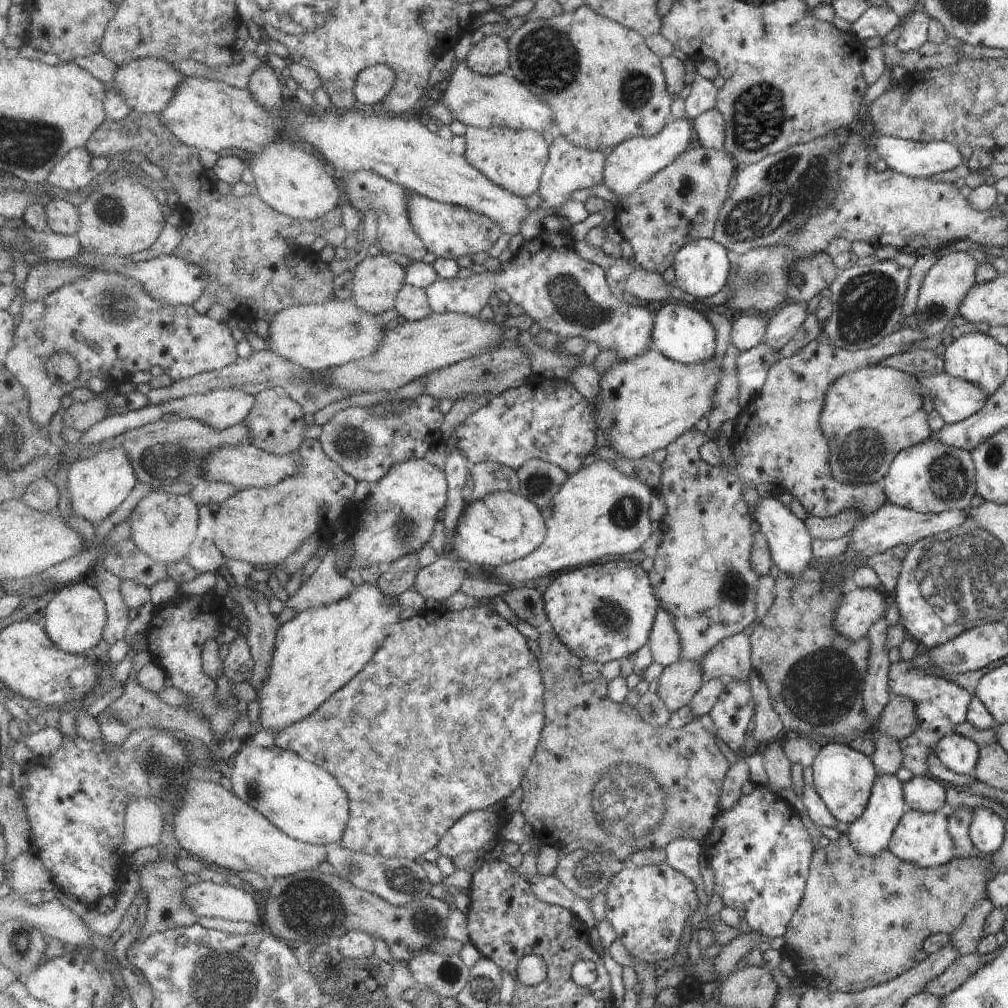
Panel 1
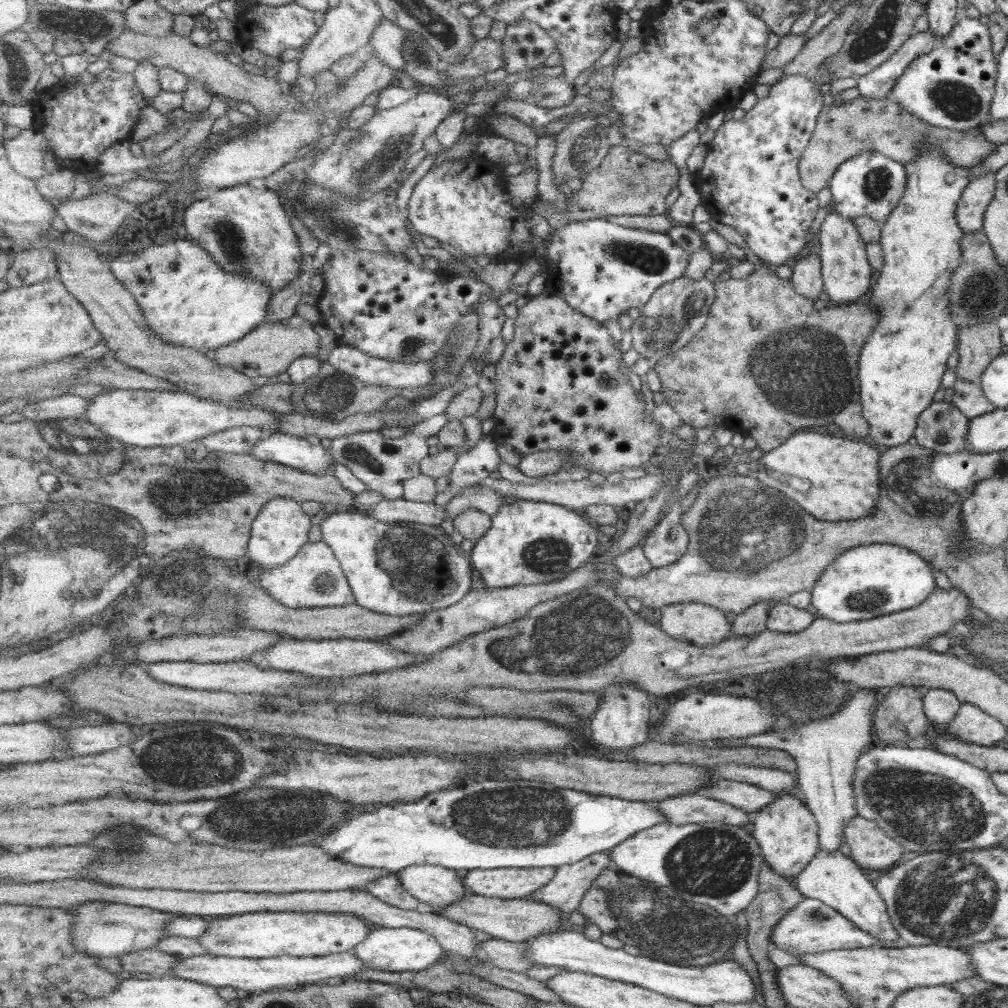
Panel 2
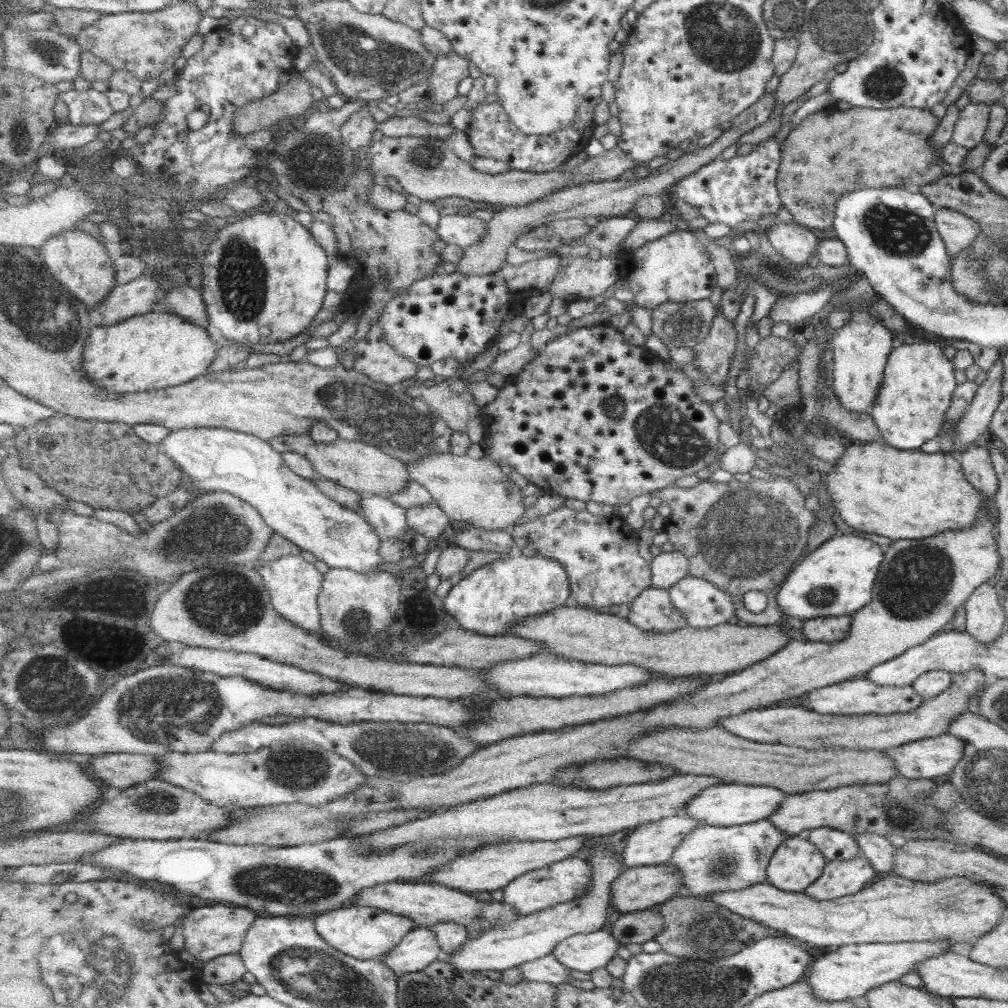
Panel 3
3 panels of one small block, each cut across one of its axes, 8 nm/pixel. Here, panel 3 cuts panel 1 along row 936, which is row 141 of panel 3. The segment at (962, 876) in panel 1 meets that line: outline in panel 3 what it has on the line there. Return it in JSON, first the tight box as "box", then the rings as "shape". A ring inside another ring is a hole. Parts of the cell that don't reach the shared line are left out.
{"box":[777,107,948,232],"shape":[[[852,107],[846,111],[822,109],[820,112],[806,115],[796,127],[794,127],[788,137],[783,141],[782,158],[779,166],[779,174],[777,181],[777,189],[781,203],[786,207],[793,216],[793,220],[800,225],[804,225],[808,229],[819,229],[823,232],[829,232],[833,226],[833,218],[835,215],[835,206],[837,200],[847,192],[854,192],[858,189],[864,188],[888,188],[890,186],[911,187],[917,189],[922,185],[929,184],[936,179],[944,176],[943,166],[948,165],[943,158],[941,158],[941,148],[935,150],[938,146],[929,144],[930,136],[934,136],[936,128],[940,125],[941,118],[936,117],[931,113],[930,109],[916,108],[916,107],[896,107],[889,109],[875,109],[870,107]]]}

